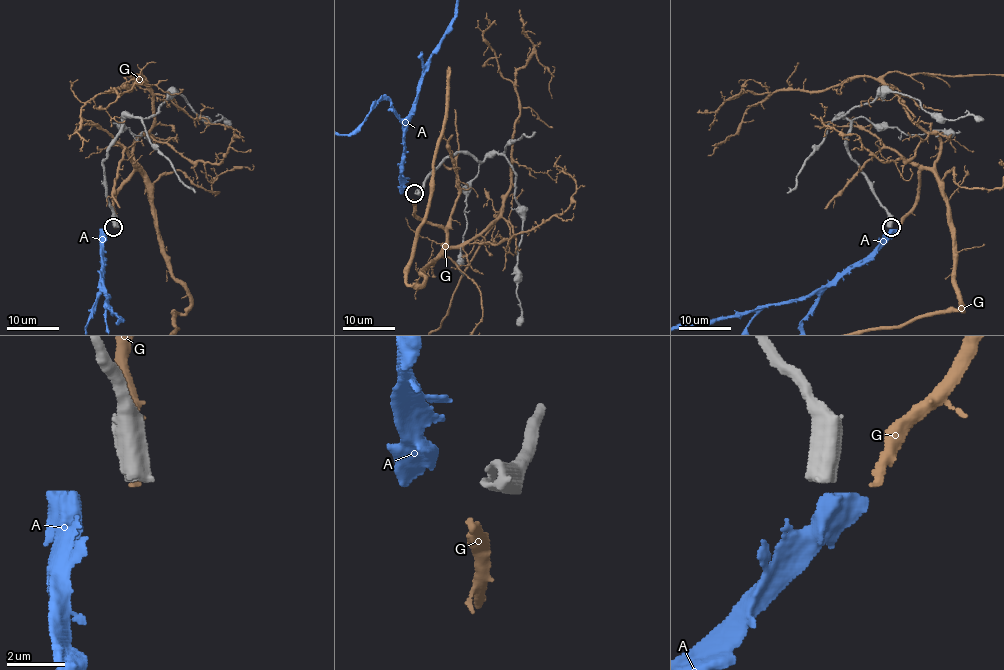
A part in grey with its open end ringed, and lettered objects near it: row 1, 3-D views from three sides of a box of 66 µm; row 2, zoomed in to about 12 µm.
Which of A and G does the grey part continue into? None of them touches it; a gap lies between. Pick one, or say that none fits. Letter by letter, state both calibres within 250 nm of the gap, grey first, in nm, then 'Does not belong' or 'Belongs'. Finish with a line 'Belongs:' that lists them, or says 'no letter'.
A: Thickness 440 nm (grey) against 650 nm. Does not belong
G: Thickness 440 nm (grey) against 240 nm. Does not belong
Belongs: no letter

